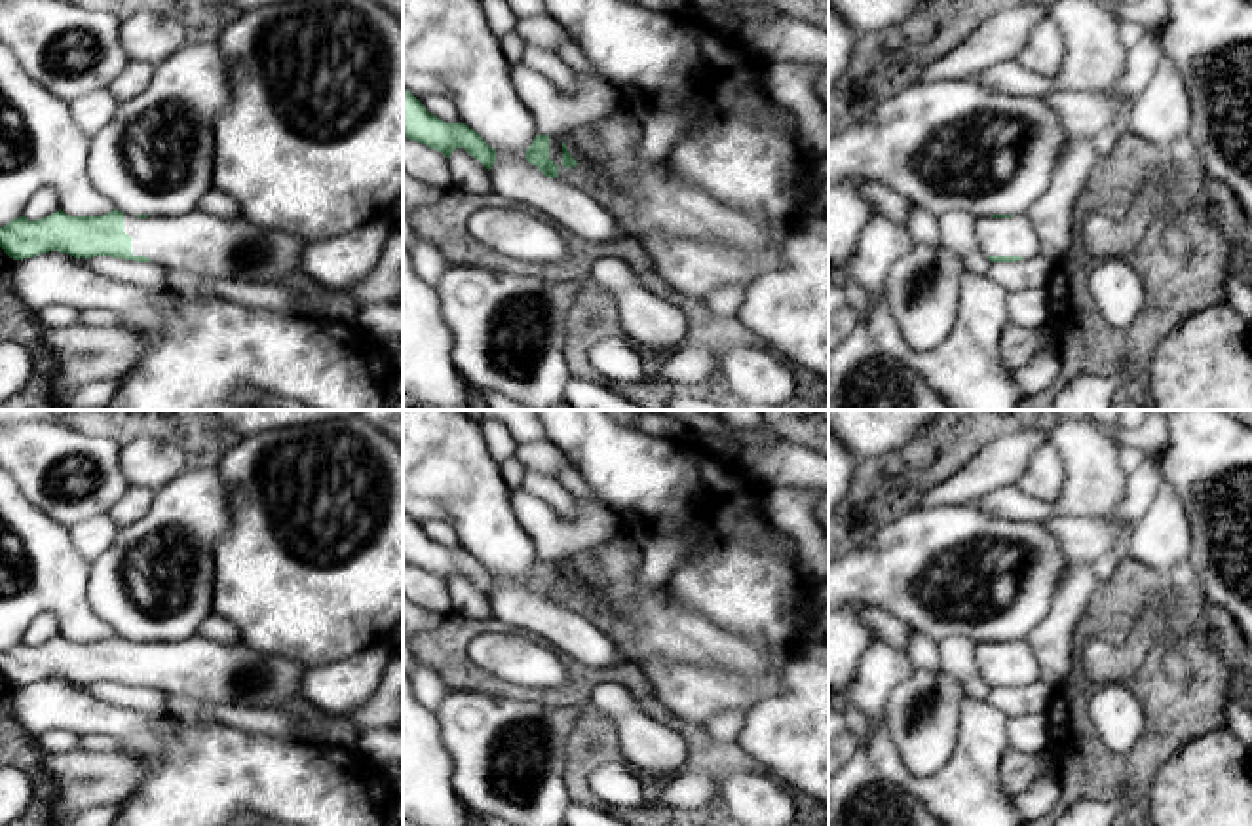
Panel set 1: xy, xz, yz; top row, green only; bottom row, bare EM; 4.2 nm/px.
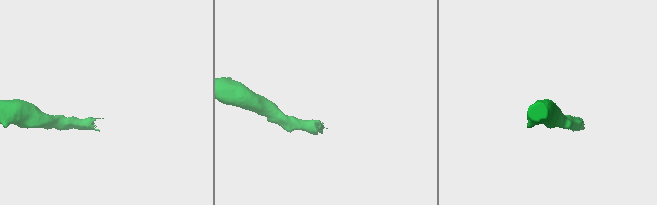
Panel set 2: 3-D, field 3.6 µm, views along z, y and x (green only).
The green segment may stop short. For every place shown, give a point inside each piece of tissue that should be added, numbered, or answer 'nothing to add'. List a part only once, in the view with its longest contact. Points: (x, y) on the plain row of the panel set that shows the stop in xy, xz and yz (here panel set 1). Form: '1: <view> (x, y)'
1: xy (206, 671)

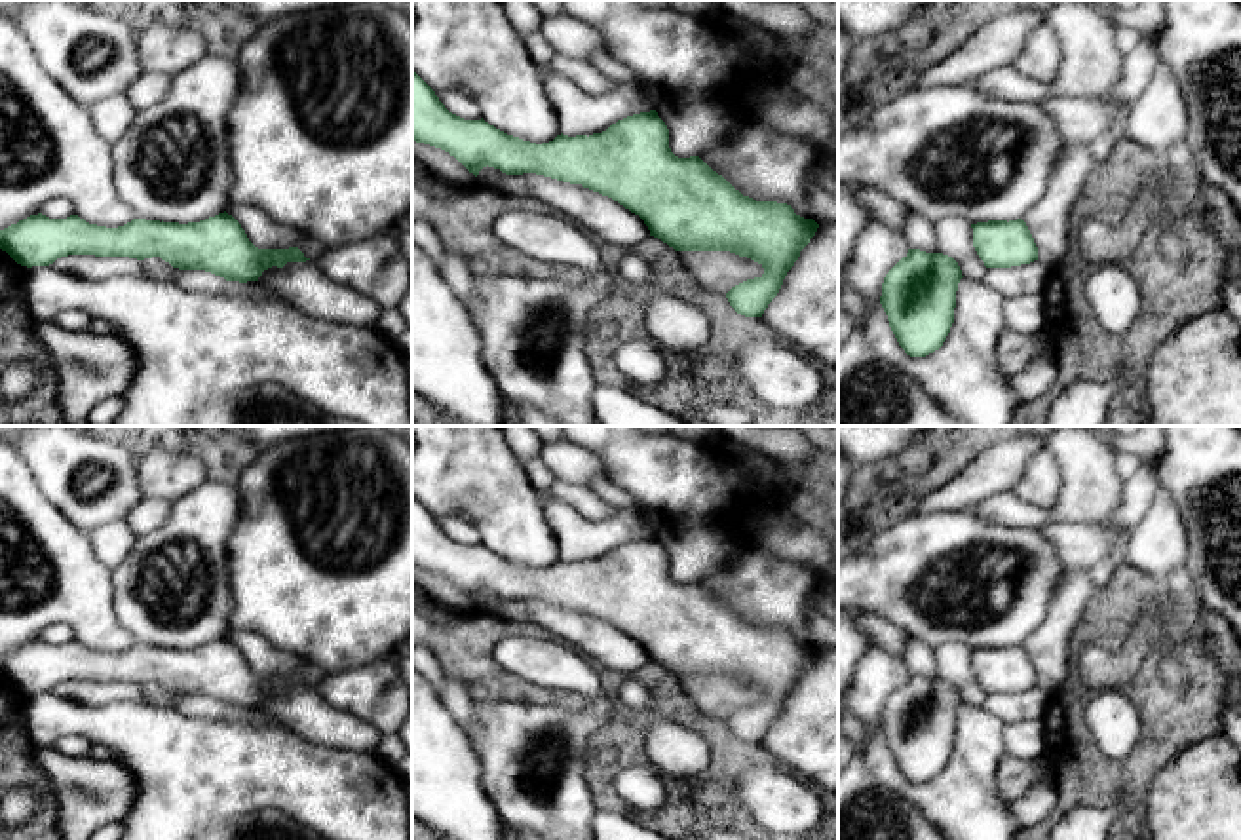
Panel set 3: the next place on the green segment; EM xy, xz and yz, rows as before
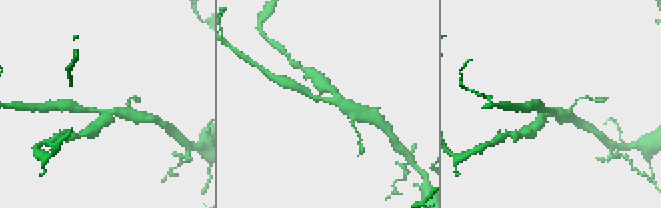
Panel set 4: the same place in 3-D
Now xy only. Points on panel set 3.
nothing to add

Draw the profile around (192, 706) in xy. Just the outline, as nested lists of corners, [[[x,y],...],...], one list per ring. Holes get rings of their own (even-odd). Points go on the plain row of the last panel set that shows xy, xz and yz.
[[[175,694],[169,699],[169,705],[186,716],[220,718],[224,713],[228,713],[232,718],[243,720],[249,724],[279,724],[276,718],[272,718],[268,713],[264,713],[258,707],[228,709],[224,703],[205,697],[205,696],[179,696],[179,694]]]

